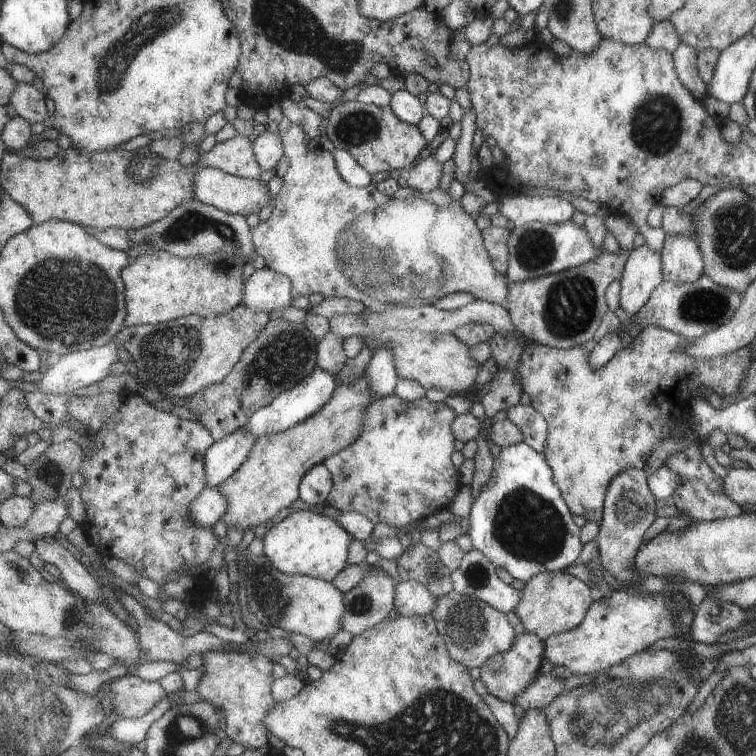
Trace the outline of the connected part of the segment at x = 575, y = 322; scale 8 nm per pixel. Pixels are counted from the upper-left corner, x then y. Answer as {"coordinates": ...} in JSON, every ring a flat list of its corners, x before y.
{"coordinates":[[610,212,610,216,603,218,607,230,614,234,620,243,618,252,602,251,594,260,562,272,522,282,508,282,509,296,501,305,510,313,515,328,532,343,571,349,584,346,596,334,600,320,609,307,606,306,604,292,614,279,621,278,627,254,634,250,634,238,637,234,635,224,626,215]]}

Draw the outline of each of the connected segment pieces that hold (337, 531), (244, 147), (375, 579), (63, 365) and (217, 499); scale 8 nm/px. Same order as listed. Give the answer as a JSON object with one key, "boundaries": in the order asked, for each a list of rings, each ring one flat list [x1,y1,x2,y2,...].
{"boundaries":[[[293,510,282,522,271,524,263,538,263,553,280,571,333,580,348,566,349,546,353,538,334,519,312,510]],[[236,133,233,138,217,142,210,151,200,151,197,163,201,167,220,169,234,176,258,179,262,170,254,153,253,142]],[[374,569,355,587,344,593,345,612,341,628,361,635,386,619,394,608,394,580,386,572]],[[110,341,99,347,56,357,50,370,38,382,39,391,46,394,73,393,101,381,111,374,110,368,119,361,120,347,117,341]],[[208,487,189,504,191,521,204,528,212,528,227,511,227,500,218,487]]]}

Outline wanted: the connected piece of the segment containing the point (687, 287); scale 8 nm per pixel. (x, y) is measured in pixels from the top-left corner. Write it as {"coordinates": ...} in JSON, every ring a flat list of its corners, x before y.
{"coordinates":[[702,274,693,283,673,283,663,280,649,296,648,302,640,312,633,314,632,320,641,329,654,325,696,340,707,332,728,323,741,306,743,296,742,293,719,285,706,274]]}

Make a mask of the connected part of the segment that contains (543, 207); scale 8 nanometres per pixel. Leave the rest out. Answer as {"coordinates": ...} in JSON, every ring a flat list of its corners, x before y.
{"coordinates":[[514,195,500,198,499,211,512,226,522,226,538,221,544,224,566,222,574,214,574,206,560,196]]}

